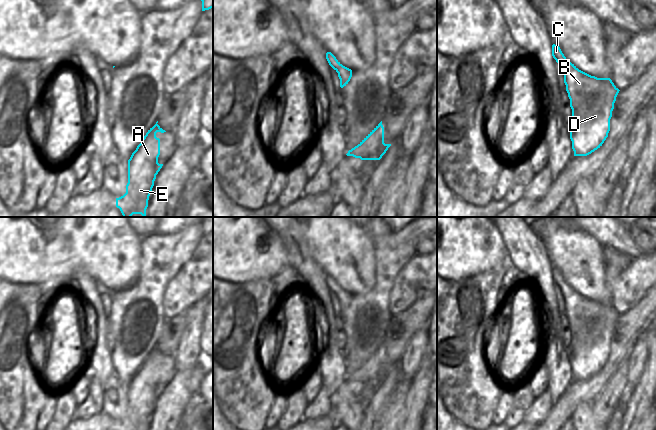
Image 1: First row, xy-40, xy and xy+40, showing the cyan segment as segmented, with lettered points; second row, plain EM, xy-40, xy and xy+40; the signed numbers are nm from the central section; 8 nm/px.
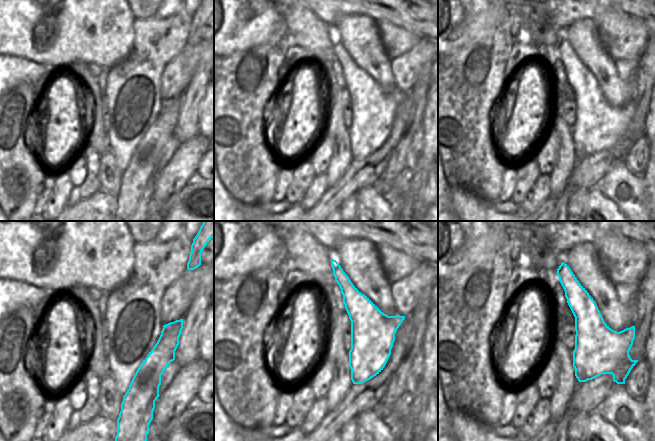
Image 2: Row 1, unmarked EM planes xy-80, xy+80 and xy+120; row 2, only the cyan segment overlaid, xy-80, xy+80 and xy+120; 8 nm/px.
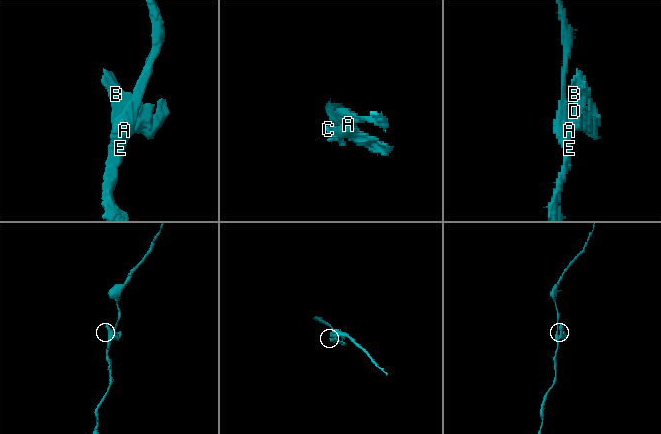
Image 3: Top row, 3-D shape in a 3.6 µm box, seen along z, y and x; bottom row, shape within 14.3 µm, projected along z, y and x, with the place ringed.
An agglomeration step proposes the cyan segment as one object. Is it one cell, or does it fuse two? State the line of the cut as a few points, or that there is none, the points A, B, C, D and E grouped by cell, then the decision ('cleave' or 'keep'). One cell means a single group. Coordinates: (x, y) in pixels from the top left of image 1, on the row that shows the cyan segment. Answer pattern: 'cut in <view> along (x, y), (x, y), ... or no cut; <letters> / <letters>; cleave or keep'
cut in xy along (383, 153), (377, 149), (368, 155), (361, 155), (359, 157); A E / B C D; cleave

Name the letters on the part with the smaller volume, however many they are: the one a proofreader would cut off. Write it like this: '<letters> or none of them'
B, C, D

